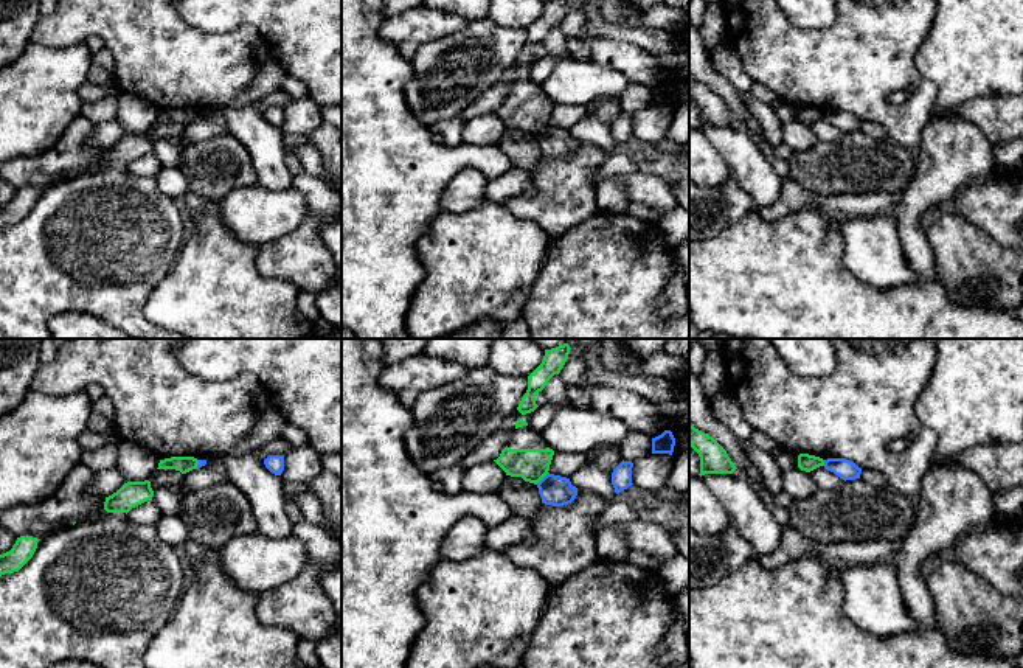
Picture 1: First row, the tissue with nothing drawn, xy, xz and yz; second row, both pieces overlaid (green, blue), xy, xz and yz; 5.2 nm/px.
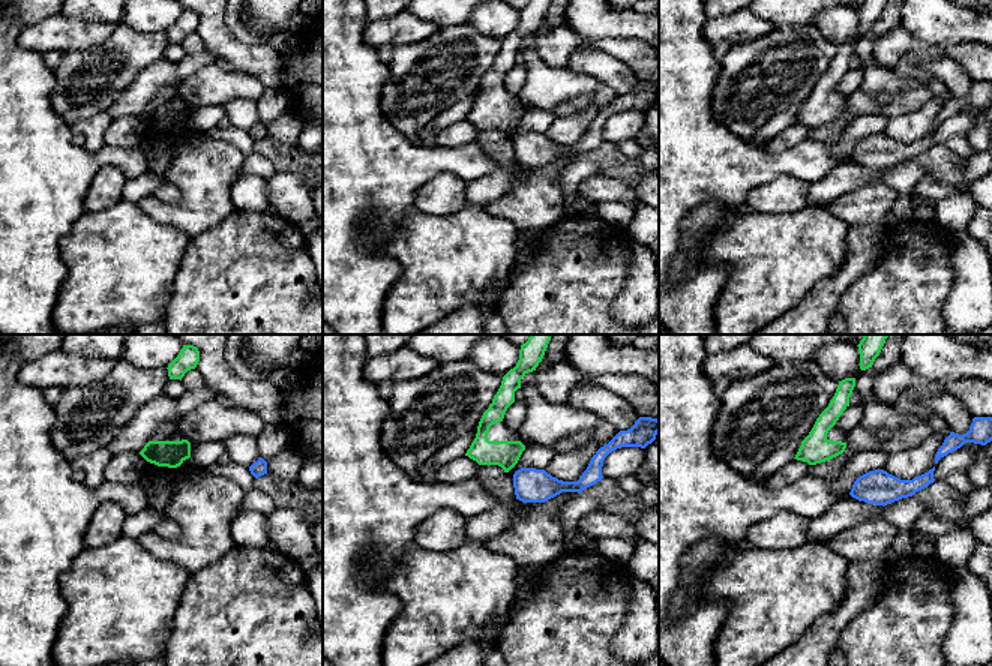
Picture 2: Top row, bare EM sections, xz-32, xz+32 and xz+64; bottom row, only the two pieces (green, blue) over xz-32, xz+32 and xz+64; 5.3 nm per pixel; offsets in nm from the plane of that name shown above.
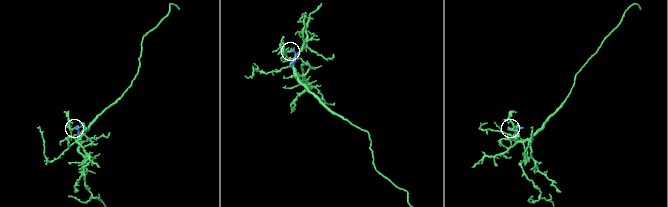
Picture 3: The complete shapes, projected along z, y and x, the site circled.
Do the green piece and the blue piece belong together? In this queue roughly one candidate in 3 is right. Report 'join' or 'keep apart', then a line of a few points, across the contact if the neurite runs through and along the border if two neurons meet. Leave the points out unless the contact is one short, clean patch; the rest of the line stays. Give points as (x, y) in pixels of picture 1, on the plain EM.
keep apart; line xz (548, 125), (536, 135)

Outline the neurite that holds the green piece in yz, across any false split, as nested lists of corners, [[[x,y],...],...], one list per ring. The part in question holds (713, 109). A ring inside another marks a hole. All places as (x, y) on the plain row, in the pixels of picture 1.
[[[691,76],[689,96],[700,109],[700,129],[705,126],[733,126],[737,121],[727,103],[713,89]]]

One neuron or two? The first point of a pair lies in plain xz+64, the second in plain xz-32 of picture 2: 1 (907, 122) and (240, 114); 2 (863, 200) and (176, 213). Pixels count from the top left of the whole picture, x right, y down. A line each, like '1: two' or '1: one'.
1: two
2: one

